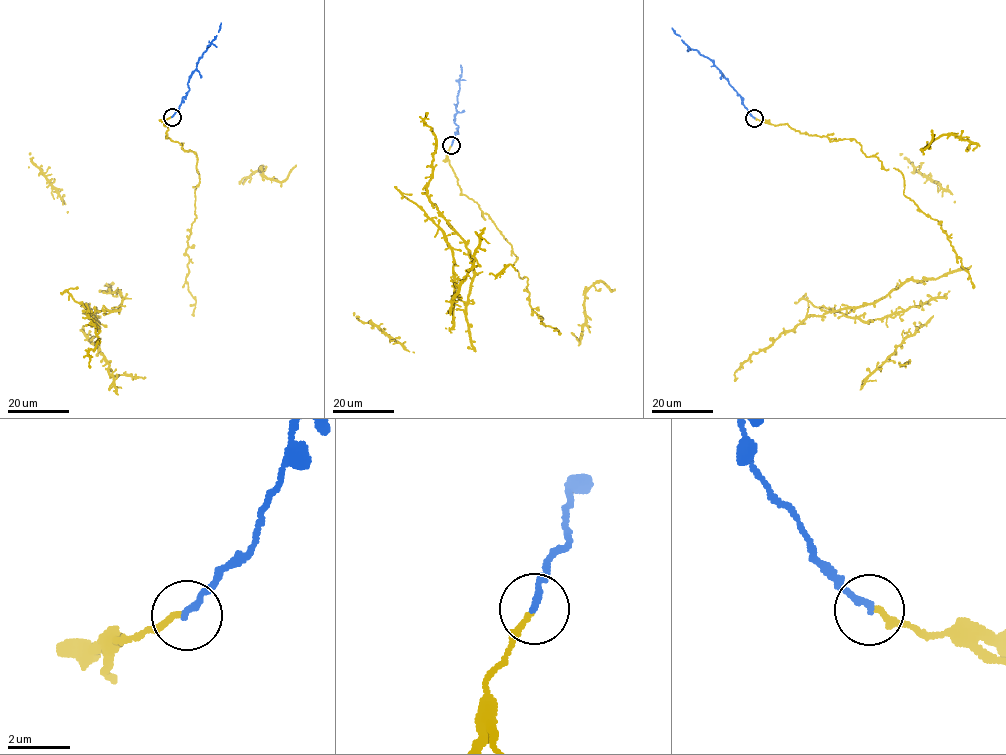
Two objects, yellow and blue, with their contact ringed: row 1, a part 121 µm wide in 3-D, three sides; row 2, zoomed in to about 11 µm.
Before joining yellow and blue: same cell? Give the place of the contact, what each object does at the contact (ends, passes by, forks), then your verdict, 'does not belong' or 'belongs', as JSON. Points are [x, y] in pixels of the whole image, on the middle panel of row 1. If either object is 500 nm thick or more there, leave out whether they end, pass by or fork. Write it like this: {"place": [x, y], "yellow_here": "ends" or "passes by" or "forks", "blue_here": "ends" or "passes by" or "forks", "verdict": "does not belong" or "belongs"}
{"place": [451, 145], "yellow_here": "ends", "blue_here": "ends", "verdict": "belongs"}

